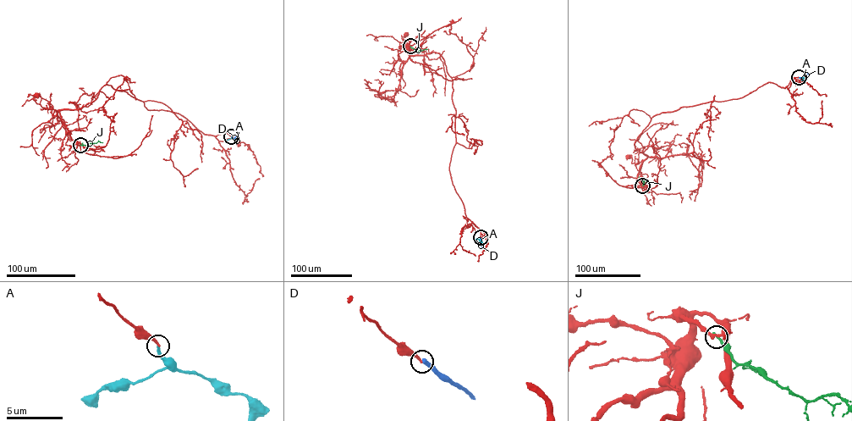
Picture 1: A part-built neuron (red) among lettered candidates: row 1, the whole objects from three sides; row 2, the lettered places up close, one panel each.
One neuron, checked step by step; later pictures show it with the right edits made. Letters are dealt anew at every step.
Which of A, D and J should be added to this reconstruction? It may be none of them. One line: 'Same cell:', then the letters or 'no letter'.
Same cell: A

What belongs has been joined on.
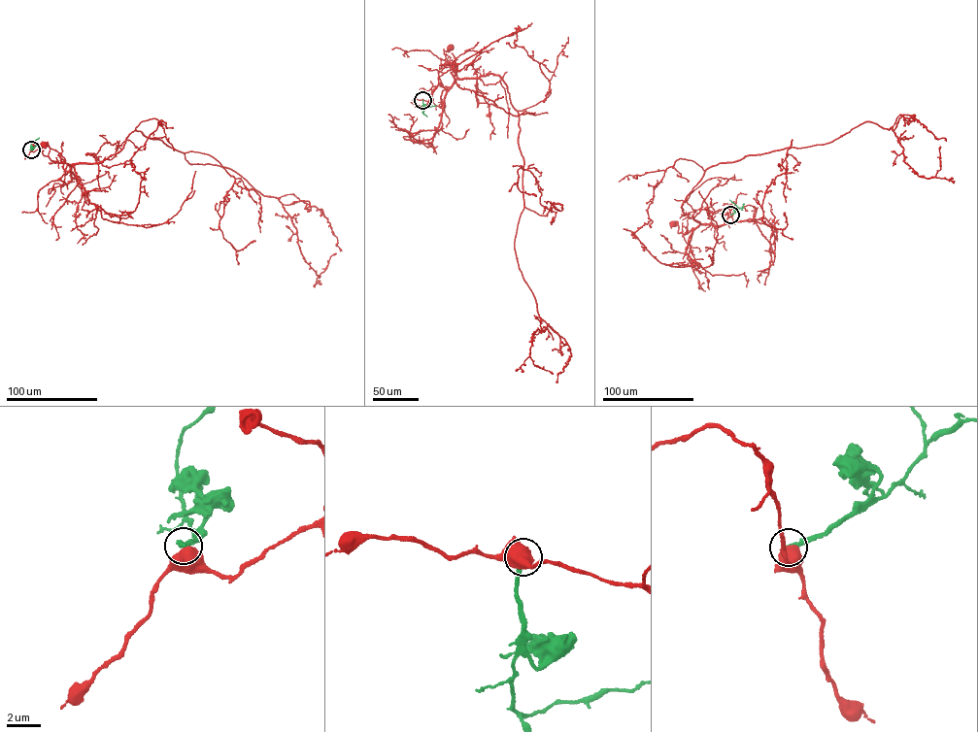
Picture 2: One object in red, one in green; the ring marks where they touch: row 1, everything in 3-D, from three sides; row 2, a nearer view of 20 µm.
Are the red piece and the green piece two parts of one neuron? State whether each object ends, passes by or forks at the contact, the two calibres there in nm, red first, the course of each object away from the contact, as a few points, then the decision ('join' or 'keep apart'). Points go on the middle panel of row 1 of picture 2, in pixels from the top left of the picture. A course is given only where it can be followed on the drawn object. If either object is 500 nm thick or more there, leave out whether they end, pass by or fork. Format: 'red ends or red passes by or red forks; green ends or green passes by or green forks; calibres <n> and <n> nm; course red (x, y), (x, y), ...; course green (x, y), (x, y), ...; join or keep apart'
calibres 700 and 320 nm; course red (422, 100), (443, 110), (442, 90), (449, 88), (456, 78), (444, 53), (443, 49), (446, 51), (450, 47); course green (422, 100), (423, 109), (436, 105); keep apart

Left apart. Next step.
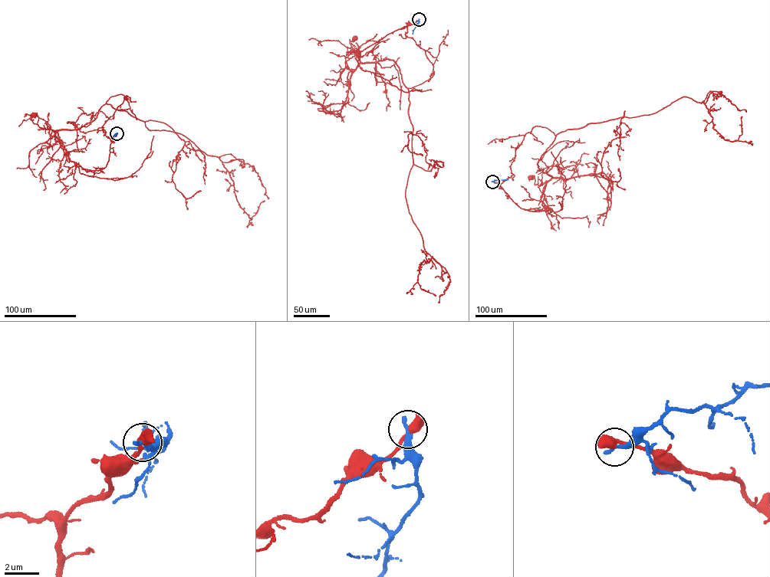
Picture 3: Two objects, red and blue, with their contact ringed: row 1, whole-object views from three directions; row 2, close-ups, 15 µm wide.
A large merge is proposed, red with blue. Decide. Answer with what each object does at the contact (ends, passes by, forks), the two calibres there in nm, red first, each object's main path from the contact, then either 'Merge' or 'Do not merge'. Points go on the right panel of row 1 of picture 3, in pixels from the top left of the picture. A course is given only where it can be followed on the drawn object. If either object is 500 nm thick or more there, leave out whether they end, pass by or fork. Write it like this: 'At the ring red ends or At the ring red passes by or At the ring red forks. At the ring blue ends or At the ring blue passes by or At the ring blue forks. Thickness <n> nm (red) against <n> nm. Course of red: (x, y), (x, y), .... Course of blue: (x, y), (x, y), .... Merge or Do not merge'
Thickness 600 nm (red) against 280 nm. Course of red: (492, 181), (521, 208), (550, 210), (544, 208), (541, 198), (550, 180), (534, 185), (534, 178), (530, 178). Course of blue: (492, 181), (508, 179). Do not merge

